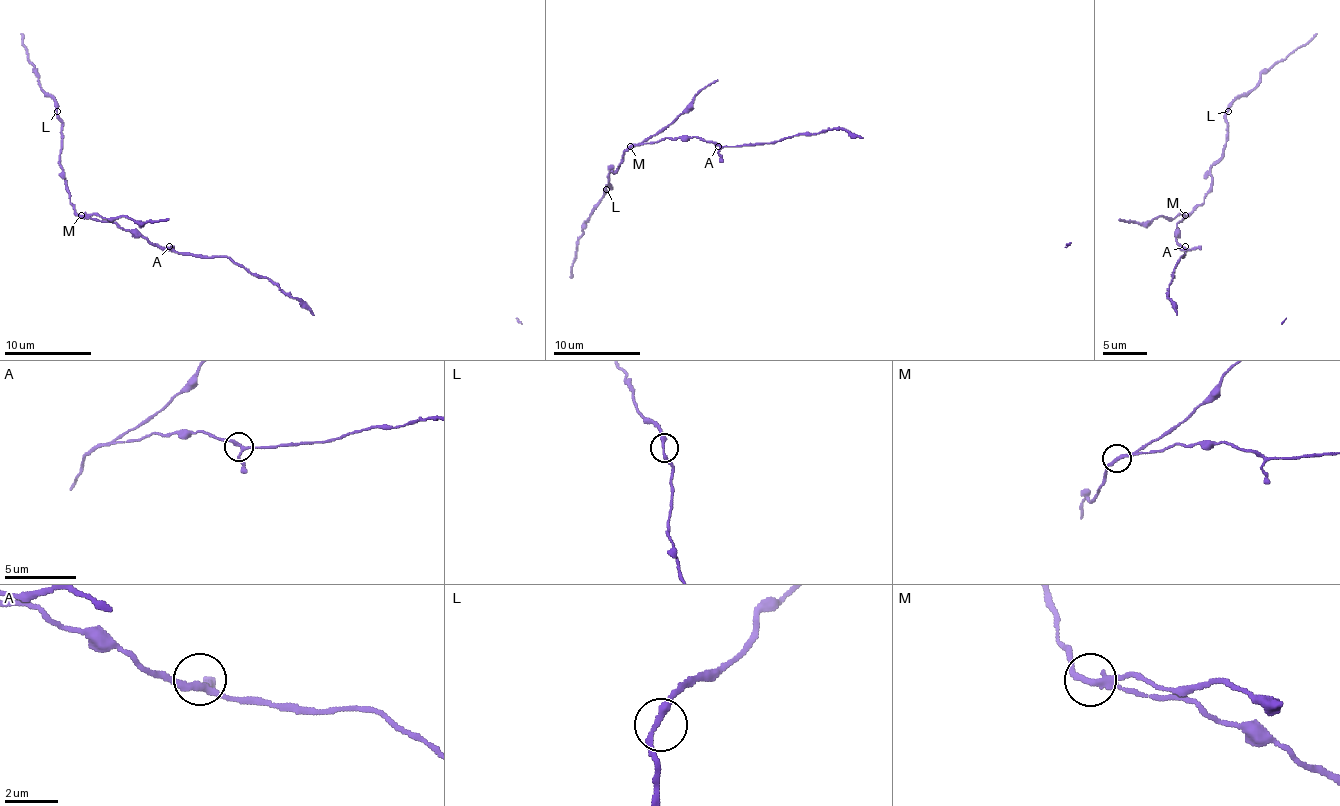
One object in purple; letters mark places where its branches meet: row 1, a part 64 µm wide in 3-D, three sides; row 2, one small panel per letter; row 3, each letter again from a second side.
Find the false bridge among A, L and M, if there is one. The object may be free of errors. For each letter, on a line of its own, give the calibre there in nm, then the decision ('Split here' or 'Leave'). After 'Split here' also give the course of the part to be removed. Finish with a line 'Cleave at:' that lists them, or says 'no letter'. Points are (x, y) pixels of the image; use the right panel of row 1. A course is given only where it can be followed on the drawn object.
A: Thickness 190 nm. Leave
L: Thickness 240 nm. Leave
M: Thickness 200 nm. Split here. Course of the part to remove: (1185, 216), (1156, 216), (1145, 222), (1128, 222), (1119, 218)
Cleave at: M

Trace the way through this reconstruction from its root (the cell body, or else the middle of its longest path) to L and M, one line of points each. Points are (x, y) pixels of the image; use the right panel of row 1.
L: (1185, 253), (1176, 242), (1176, 224), (1204, 200), (1204, 194), (1211, 185), (1211, 165), (1224, 150), (1228, 111)
M: (1185, 253), (1176, 242), (1176, 224), (1185, 216)

